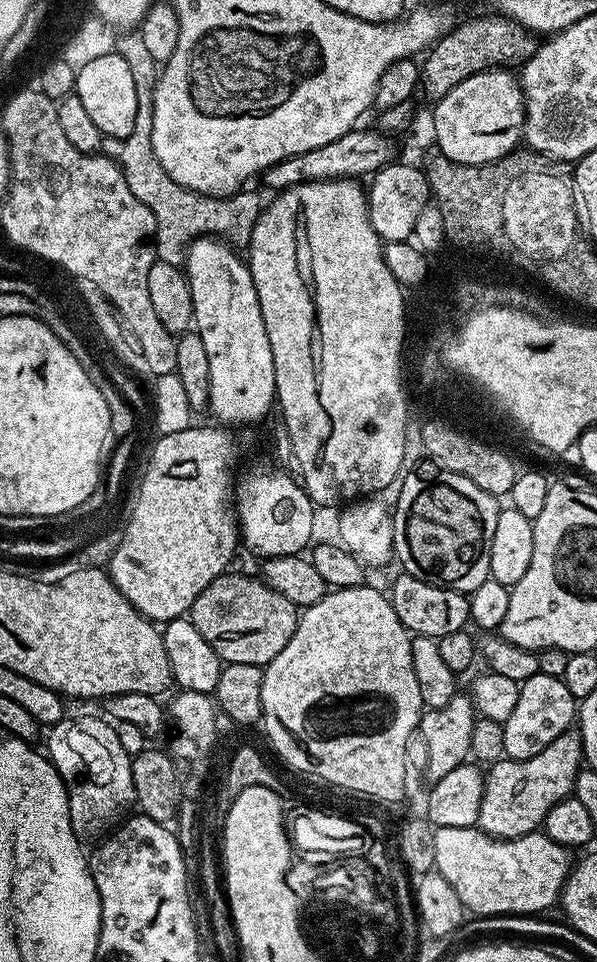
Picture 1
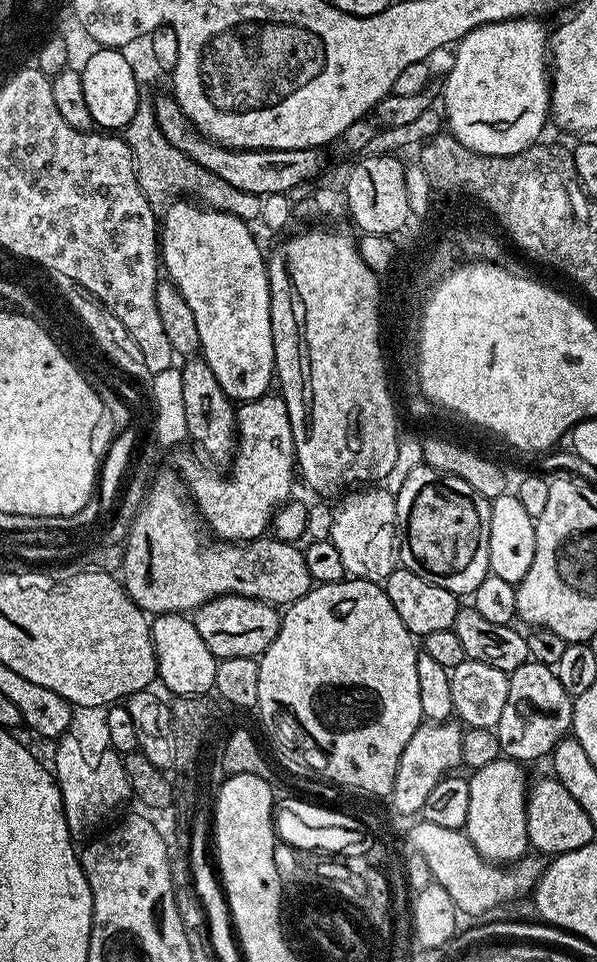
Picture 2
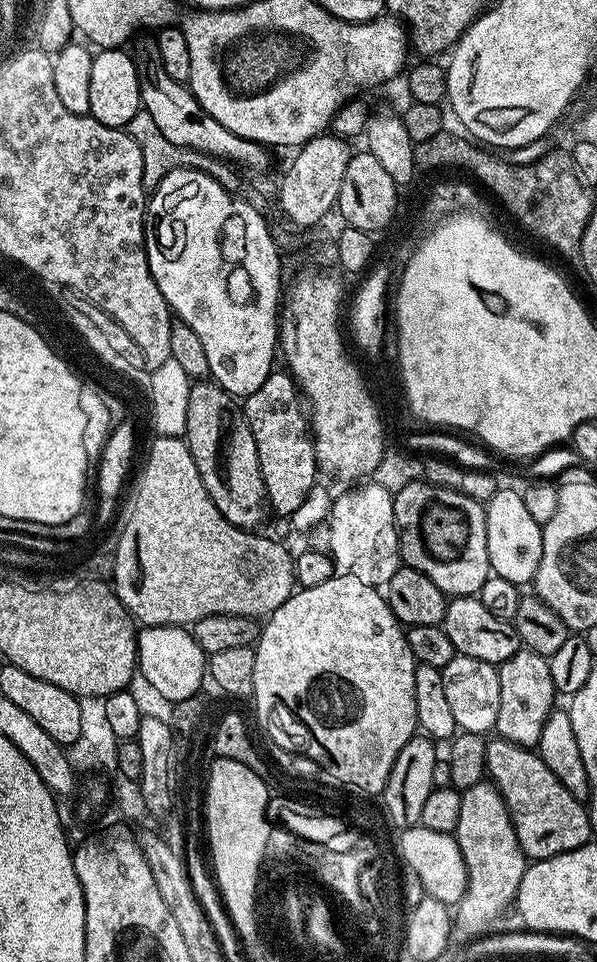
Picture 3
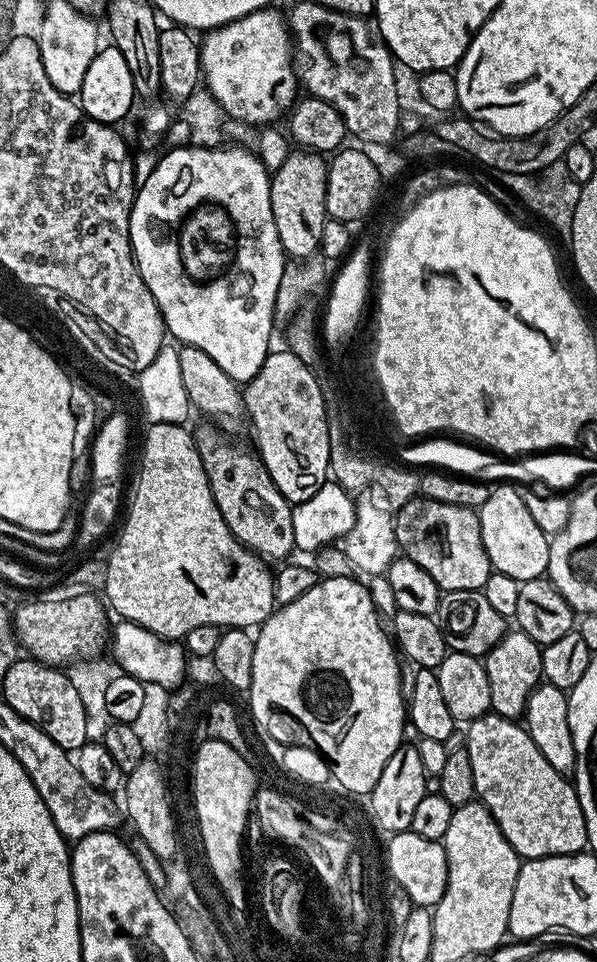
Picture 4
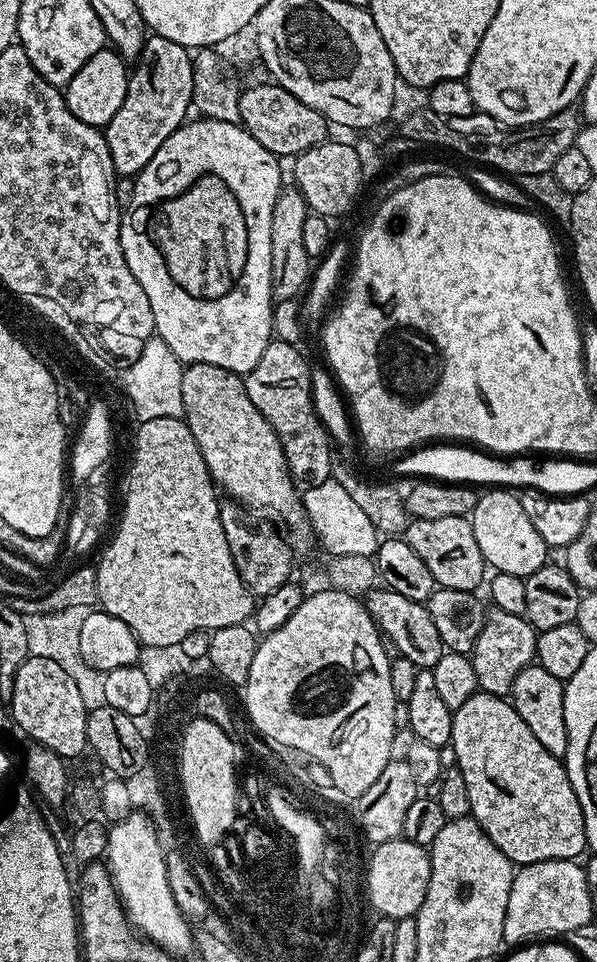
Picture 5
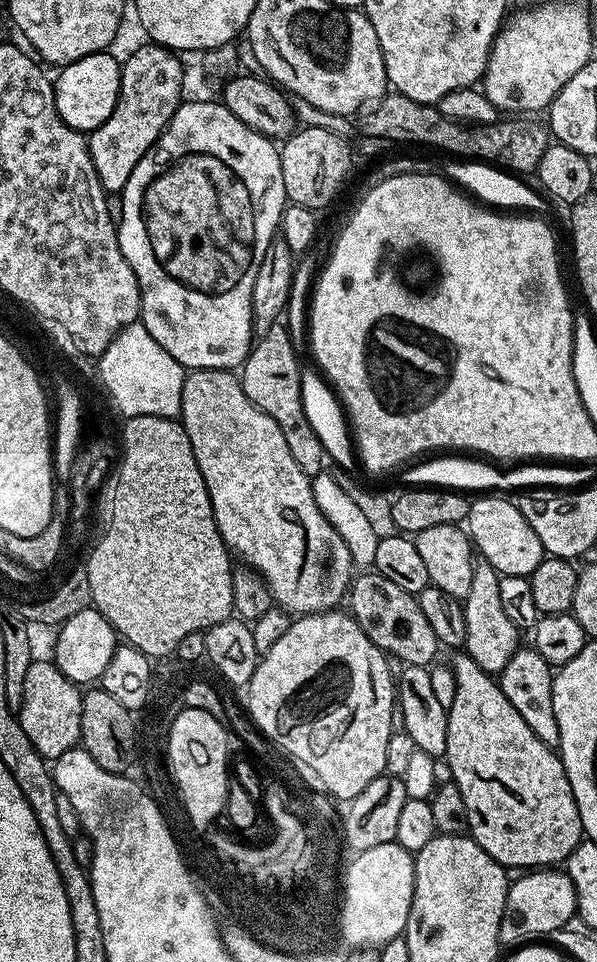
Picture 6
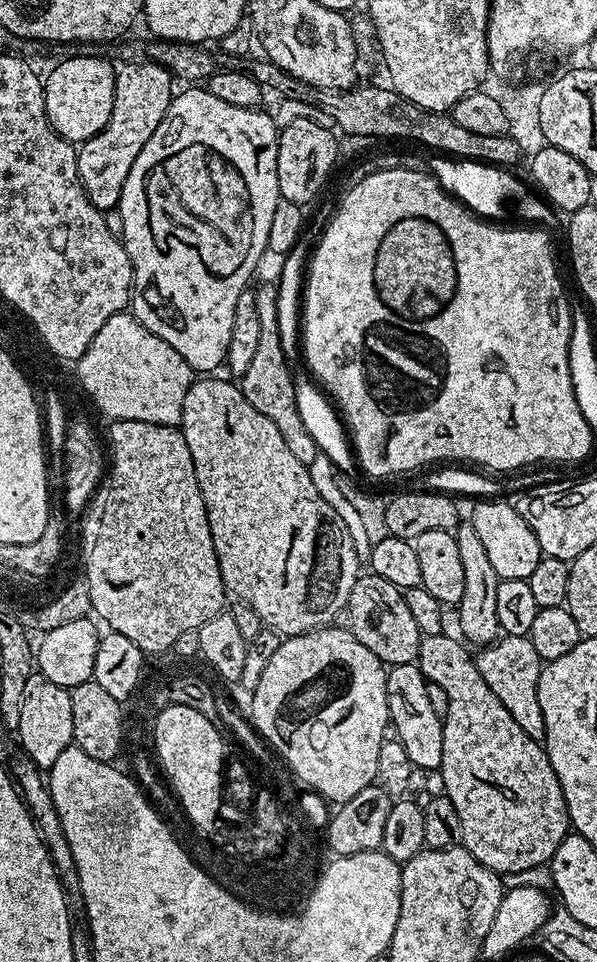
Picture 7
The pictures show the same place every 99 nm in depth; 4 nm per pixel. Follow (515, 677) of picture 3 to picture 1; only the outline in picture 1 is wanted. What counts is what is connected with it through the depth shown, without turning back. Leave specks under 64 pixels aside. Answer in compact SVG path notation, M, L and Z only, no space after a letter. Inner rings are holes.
M535 672L520 685L518 703L510 718L504 723L506 738L505 757L510 760L525 760L534 758L534 754L542 754L554 738L569 731L578 720L578 702L570 690L566 690L563 679L559 676Z

